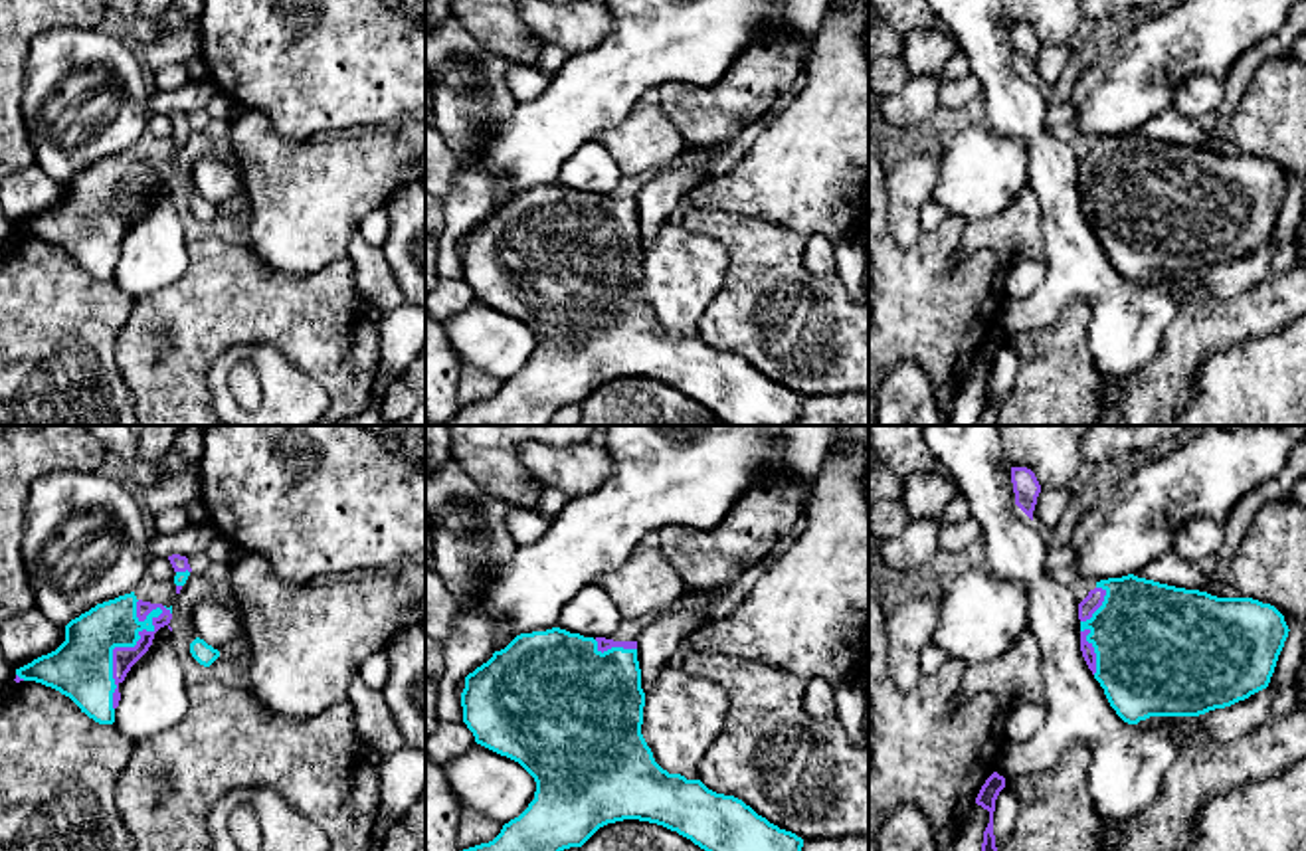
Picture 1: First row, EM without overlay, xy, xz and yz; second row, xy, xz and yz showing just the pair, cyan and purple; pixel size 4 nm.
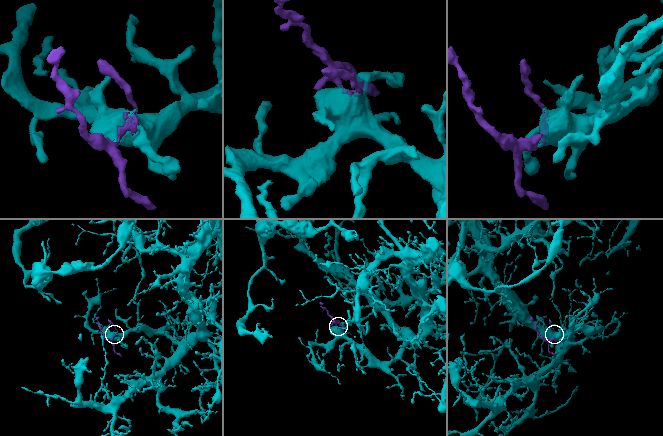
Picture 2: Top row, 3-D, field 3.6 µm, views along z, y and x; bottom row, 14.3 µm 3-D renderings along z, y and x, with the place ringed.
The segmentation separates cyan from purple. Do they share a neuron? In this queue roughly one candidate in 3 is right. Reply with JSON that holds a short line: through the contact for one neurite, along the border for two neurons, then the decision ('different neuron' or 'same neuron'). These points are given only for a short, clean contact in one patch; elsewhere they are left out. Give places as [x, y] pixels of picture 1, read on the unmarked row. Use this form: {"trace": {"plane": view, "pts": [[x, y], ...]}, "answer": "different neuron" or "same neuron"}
{"answer": "same neuron"}

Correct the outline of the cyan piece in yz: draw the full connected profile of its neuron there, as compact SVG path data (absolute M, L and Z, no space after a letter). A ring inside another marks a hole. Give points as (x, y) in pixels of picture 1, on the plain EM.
M1134 131L1096 139L1078 160L1080 208L1116 271L1138 281L1150 273L1199 273L1231 263L1268 243L1288 194L1284 172L1253 154L1217 154Z

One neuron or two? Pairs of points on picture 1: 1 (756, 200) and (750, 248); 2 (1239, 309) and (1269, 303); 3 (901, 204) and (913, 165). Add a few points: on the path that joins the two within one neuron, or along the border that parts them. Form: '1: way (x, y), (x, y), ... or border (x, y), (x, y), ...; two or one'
1: border (709, 208), (774, 220), (798, 234); two
2: way (1247, 309), (1261, 307); one
3: way (905, 194), (913, 175); one

